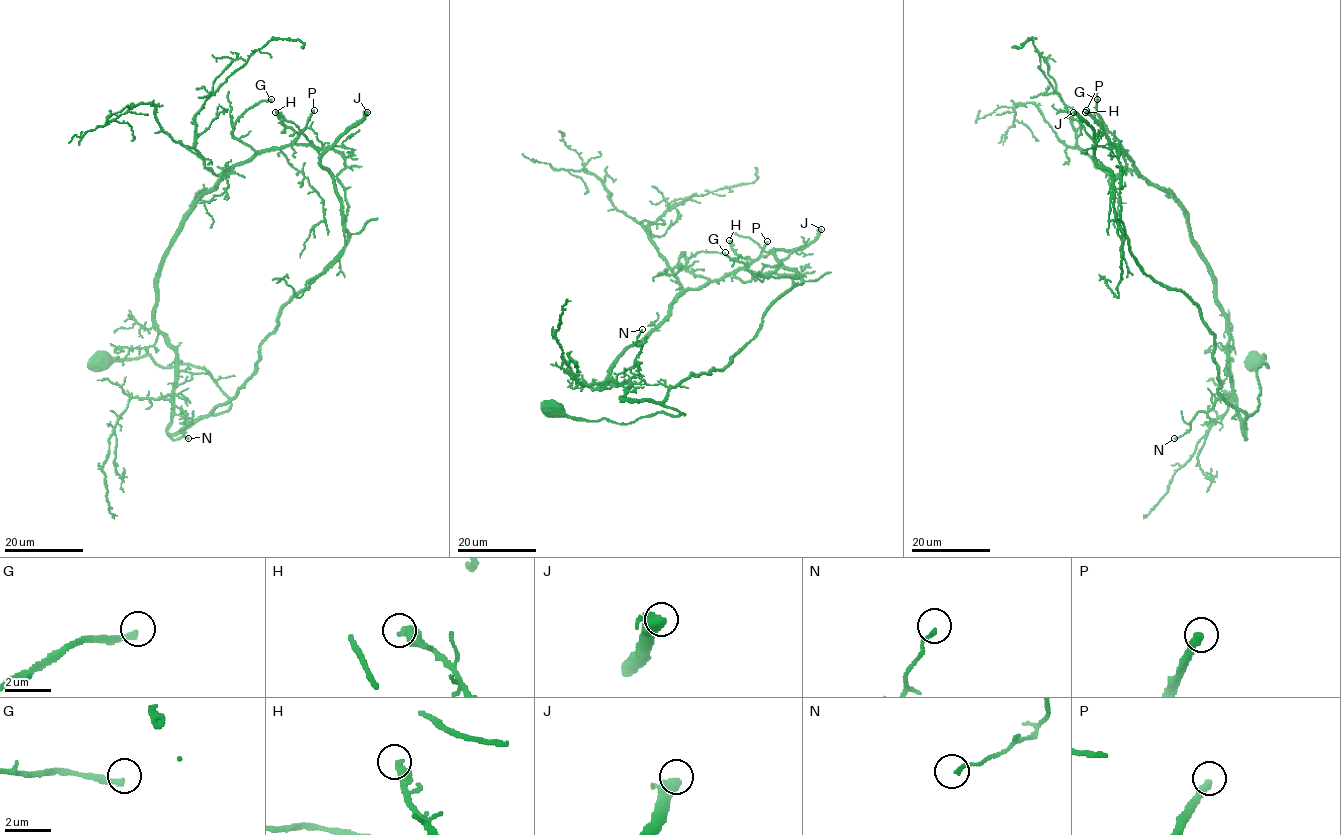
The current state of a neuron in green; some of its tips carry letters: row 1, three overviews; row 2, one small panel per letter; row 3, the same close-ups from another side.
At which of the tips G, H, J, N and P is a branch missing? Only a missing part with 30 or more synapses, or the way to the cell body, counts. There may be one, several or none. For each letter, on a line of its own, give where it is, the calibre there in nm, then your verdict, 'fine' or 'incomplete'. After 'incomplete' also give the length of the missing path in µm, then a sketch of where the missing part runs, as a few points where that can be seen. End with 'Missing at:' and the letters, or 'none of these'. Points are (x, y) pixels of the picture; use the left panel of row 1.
G: place (271, 99); calibre 240 nm; fine
H: place (275, 112); calibre 460 nm; fine
J: place (367, 112); calibre 360 nm; incomplete; missing 80 µm
N: place (188, 438); calibre 160 nm; fine
P: place (314, 110); calibre 360 nm; incomplete; missing 35 µm; course (314, 110), (325, 96), (350, 93), (341, 83), (333, 81), (345, 67), (354, 71)
Missing at: J, P

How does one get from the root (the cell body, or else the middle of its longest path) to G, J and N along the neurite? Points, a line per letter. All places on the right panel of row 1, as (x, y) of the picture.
G: (1256, 361), (1268, 367), (1257, 369), (1259, 407), (1244, 433), (1215, 277), (1189, 214), (1140, 175), (1097, 99)
J: (1256, 361), (1268, 367), (1246, 415), (1218, 391), (1201, 310), (1131, 253), (1113, 174), (1073, 112)
N: (1256, 361), (1264, 355), (1268, 367), (1257, 369), (1259, 407), (1244, 433), (1236, 401), (1227, 396), (1174, 438)

